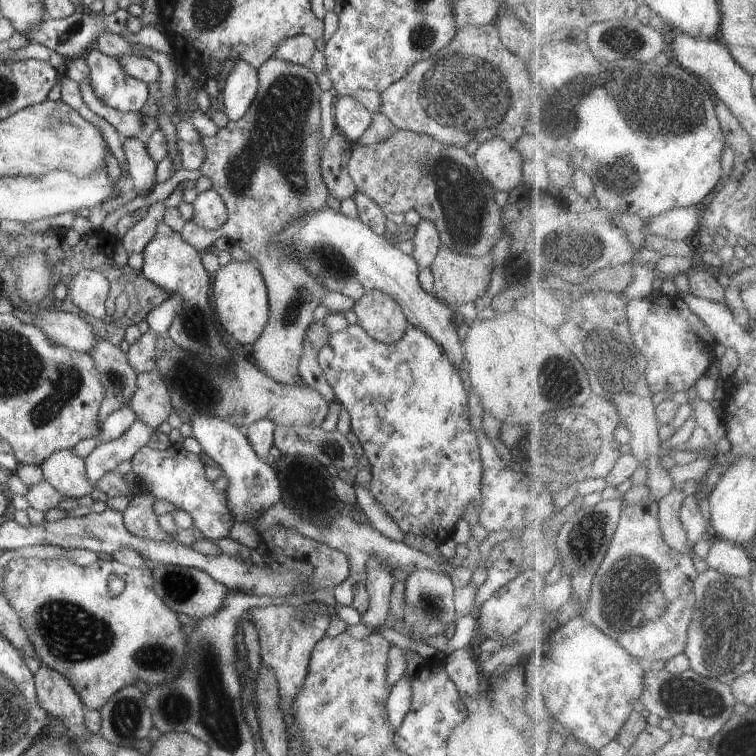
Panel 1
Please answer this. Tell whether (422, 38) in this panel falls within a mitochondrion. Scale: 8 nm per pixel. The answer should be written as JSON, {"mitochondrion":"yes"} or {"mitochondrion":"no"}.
{"mitochondrion":"yes"}

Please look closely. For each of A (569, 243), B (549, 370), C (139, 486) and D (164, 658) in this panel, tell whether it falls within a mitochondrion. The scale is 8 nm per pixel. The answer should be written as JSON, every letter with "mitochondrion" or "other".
{"A":"mitochondrion","B":"mitochondrion","C":"other","D":"mitochondrion"}

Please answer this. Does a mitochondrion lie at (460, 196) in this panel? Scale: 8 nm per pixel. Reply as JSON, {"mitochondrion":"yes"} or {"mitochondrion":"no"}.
{"mitochondrion":"yes"}

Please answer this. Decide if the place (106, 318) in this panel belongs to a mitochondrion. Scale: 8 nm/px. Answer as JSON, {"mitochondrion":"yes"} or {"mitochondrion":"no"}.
{"mitochondrion":"no"}

